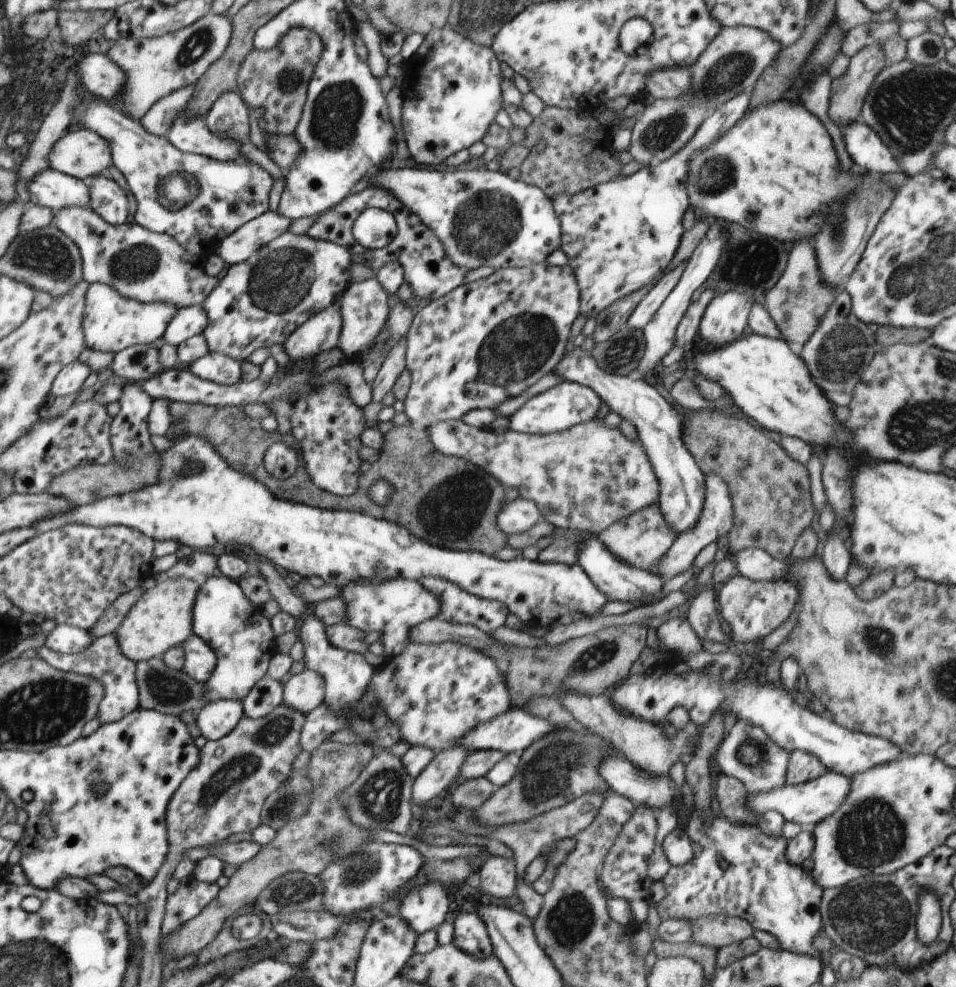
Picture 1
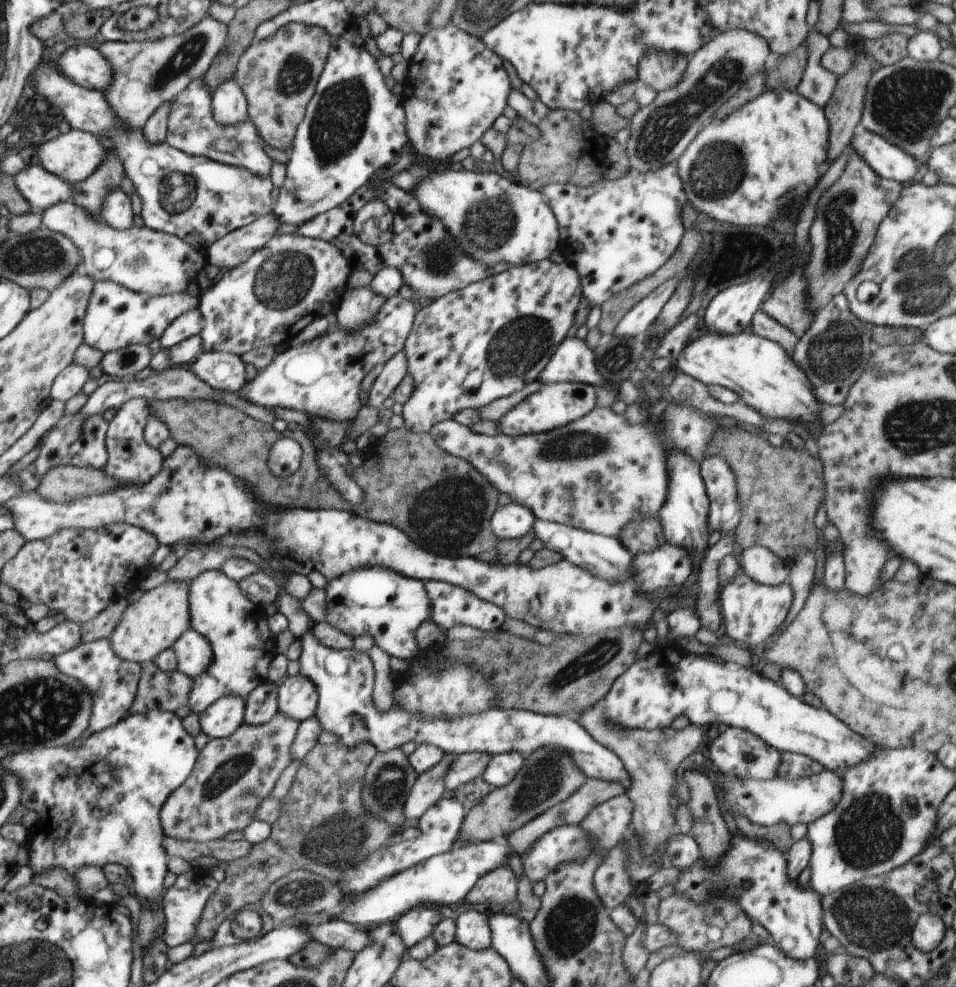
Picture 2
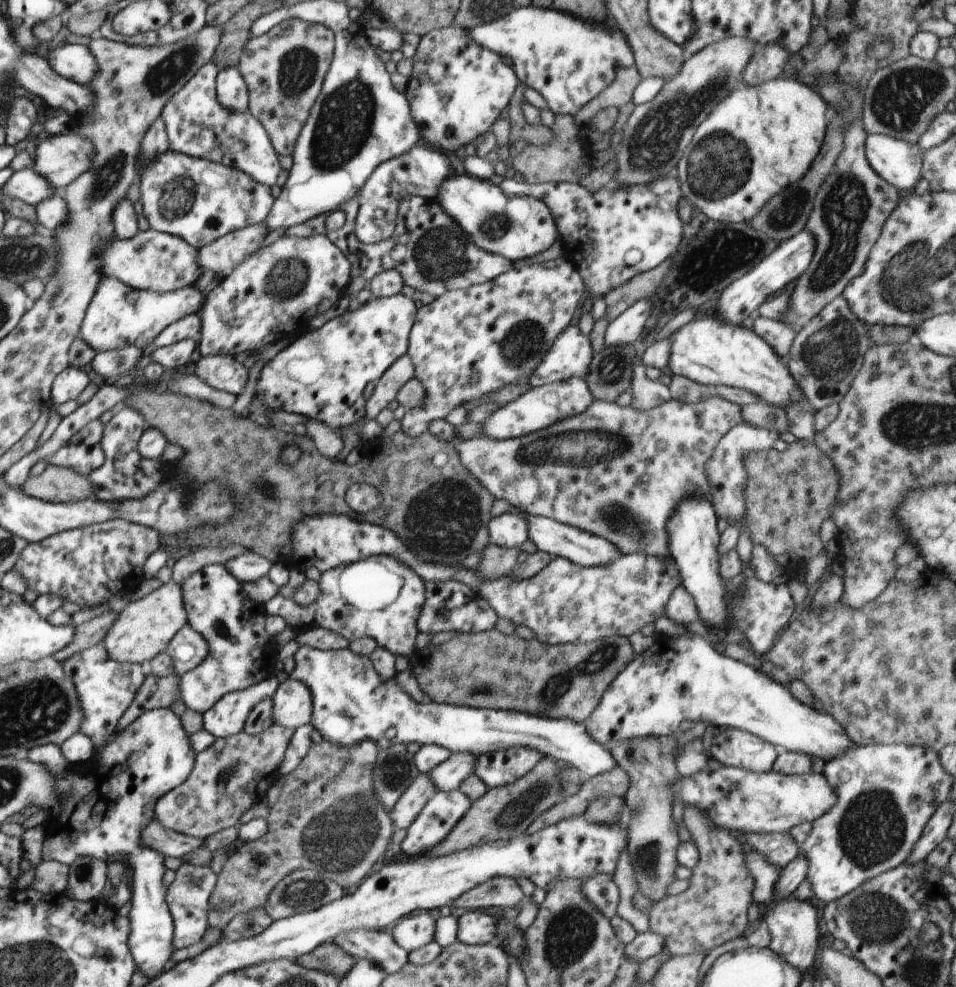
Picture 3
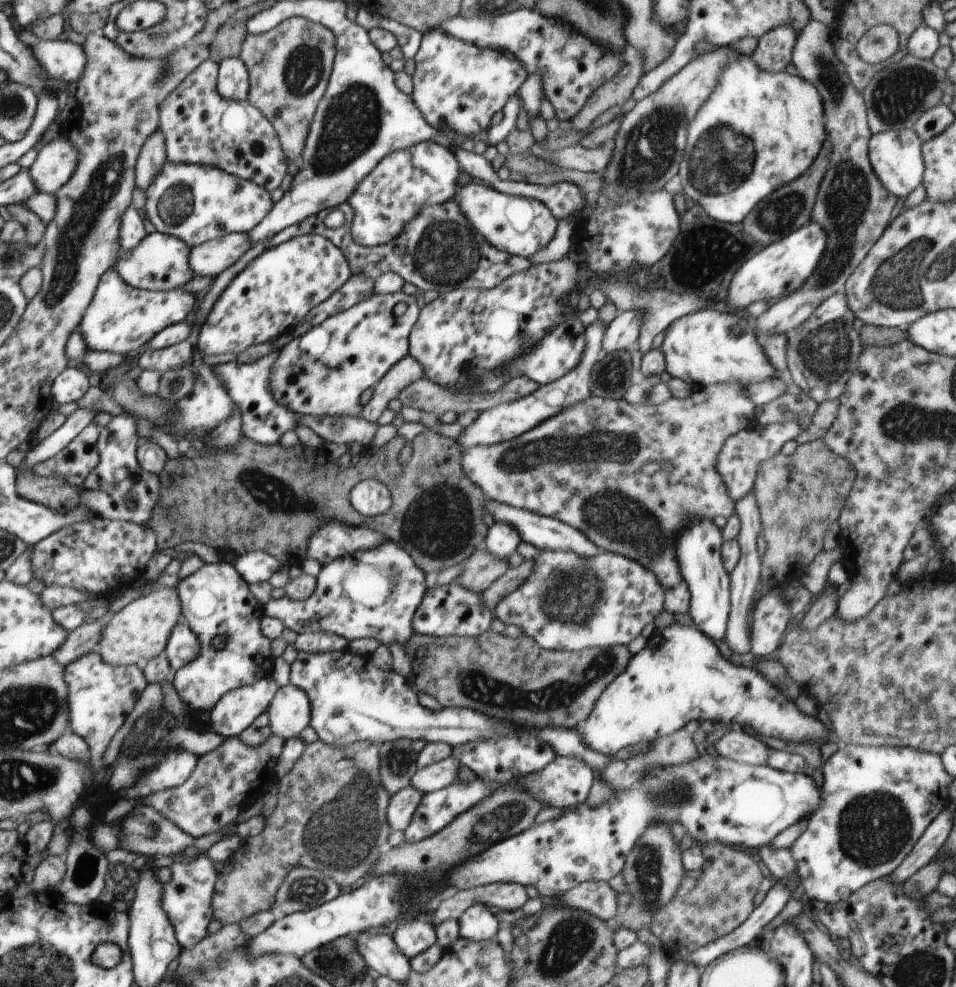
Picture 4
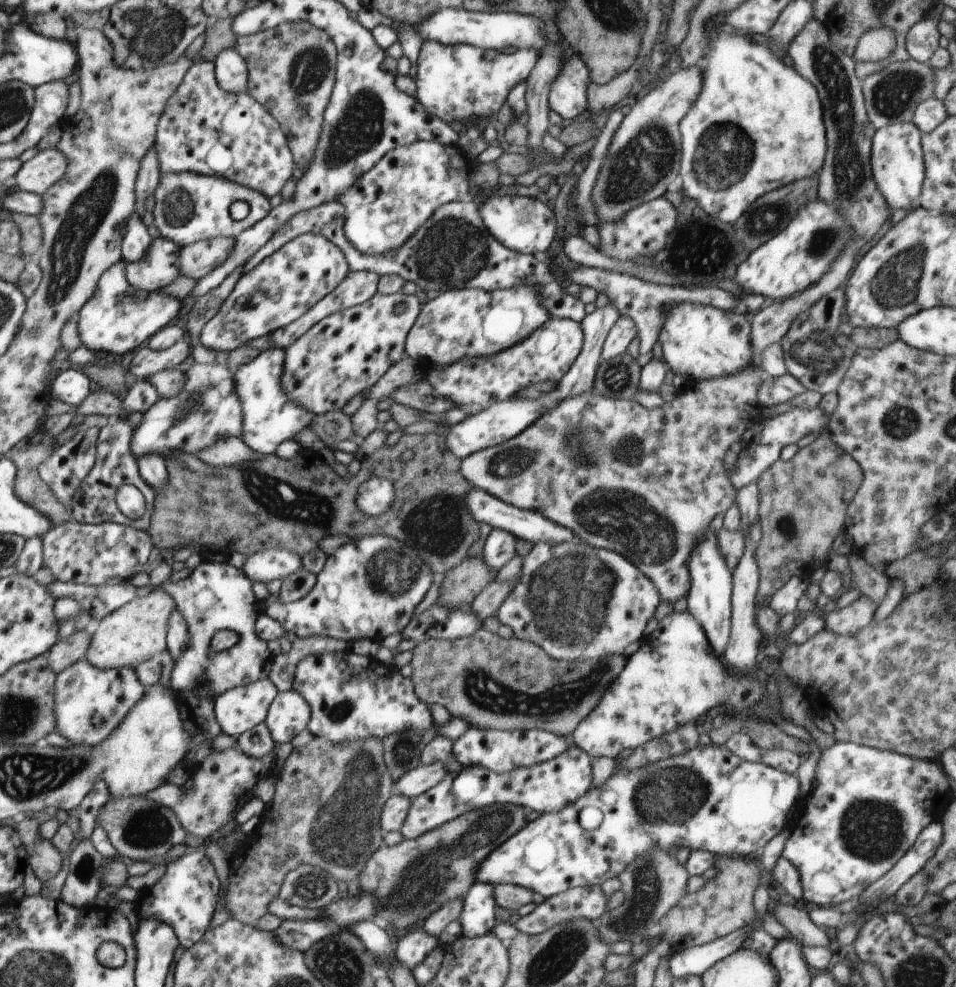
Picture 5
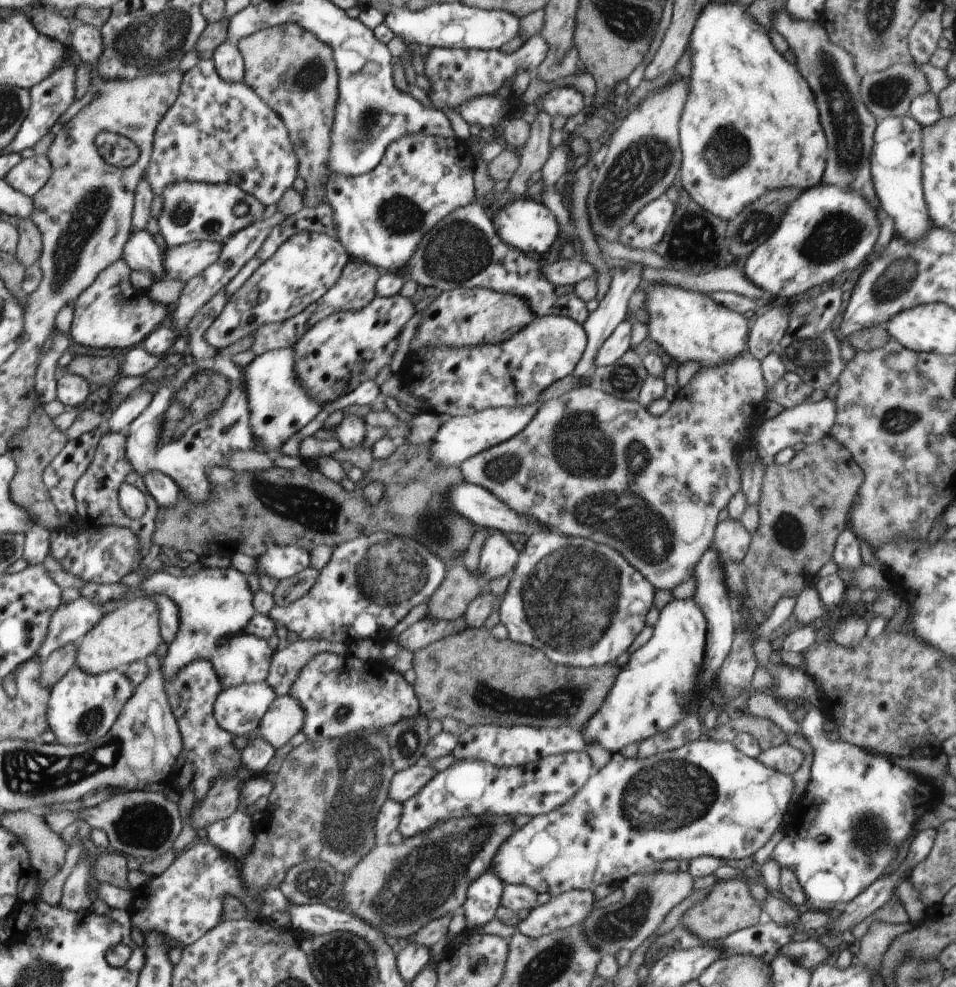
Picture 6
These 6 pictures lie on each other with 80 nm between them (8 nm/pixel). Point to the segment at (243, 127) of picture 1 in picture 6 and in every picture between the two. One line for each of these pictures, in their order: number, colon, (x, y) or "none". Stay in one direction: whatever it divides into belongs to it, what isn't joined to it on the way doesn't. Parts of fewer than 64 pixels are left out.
2: (229, 105)
3: (232, 93)
4: (232, 80)
5: (231, 71)
6: (229, 63)

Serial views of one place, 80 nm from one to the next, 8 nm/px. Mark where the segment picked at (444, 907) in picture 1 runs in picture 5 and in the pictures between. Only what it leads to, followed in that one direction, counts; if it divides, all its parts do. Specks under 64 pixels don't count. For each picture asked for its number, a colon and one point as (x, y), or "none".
2: (419, 922)
3: (412, 932)
4: (414, 936)
5: (416, 944)

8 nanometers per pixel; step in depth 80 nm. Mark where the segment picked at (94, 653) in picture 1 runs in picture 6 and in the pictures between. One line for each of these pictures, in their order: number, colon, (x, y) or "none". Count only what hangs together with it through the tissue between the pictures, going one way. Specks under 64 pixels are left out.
2: (112, 681)
3: (106, 688)
4: (102, 695)
5: (91, 702)
6: (83, 707)

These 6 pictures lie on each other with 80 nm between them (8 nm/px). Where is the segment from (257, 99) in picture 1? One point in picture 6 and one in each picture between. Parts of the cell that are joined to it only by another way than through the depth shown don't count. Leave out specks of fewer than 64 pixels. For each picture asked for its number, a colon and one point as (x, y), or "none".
2: (278, 76)
3: (284, 69)
4: (289, 67)
5: (292, 67)
6: (292, 71)

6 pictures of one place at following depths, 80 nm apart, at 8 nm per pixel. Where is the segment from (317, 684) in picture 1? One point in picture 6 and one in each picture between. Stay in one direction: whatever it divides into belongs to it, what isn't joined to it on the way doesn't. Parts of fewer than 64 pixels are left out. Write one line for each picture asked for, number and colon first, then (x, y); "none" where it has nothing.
2: (298, 697)
3: (292, 702)
4: (289, 712)
5: (289, 713)
6: (284, 718)

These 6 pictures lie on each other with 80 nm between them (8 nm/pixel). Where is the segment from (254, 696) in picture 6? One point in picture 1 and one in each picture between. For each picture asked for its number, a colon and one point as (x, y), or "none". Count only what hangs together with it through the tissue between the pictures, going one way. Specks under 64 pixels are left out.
1: (216, 719)
2: (223, 717)
3: (227, 717)
4: (237, 709)
5: (239, 709)

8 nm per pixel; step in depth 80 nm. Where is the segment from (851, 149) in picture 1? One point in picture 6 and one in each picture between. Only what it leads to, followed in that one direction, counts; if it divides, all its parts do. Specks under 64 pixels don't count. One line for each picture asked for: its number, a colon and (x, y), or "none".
2: (888, 161)
3: (899, 162)
4: (896, 157)
5: (897, 162)
6: (896, 157)

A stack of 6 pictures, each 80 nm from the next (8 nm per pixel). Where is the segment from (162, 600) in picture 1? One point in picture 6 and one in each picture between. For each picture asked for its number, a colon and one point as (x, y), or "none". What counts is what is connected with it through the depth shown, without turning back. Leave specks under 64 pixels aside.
2: (153, 623)
3: (144, 629)
4: (140, 631)
5: (137, 631)
6: (129, 633)

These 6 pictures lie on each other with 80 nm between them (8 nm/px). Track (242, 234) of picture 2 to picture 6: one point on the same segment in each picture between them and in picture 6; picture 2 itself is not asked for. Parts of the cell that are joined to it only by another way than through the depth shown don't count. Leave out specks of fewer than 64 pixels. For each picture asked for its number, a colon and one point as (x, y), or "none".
3: (221, 256)
4: (210, 258)
5: (198, 259)
6: (186, 261)

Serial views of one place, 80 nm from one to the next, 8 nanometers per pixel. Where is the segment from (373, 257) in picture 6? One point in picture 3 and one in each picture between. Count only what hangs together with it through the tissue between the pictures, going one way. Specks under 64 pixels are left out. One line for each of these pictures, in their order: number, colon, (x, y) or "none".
3: (420, 172)
4: (427, 173)
5: (384, 208)

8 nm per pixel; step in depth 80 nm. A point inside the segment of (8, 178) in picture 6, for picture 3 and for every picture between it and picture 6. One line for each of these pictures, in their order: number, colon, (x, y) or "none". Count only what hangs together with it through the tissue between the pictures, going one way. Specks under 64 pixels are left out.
3: (60, 159)
4: (55, 163)
5: (37, 175)

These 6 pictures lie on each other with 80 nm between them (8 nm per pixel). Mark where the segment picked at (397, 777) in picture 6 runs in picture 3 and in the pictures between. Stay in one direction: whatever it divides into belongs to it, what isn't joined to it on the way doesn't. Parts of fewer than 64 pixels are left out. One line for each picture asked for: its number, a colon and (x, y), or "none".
3: (448, 775)
4: (436, 776)
5: (420, 780)

